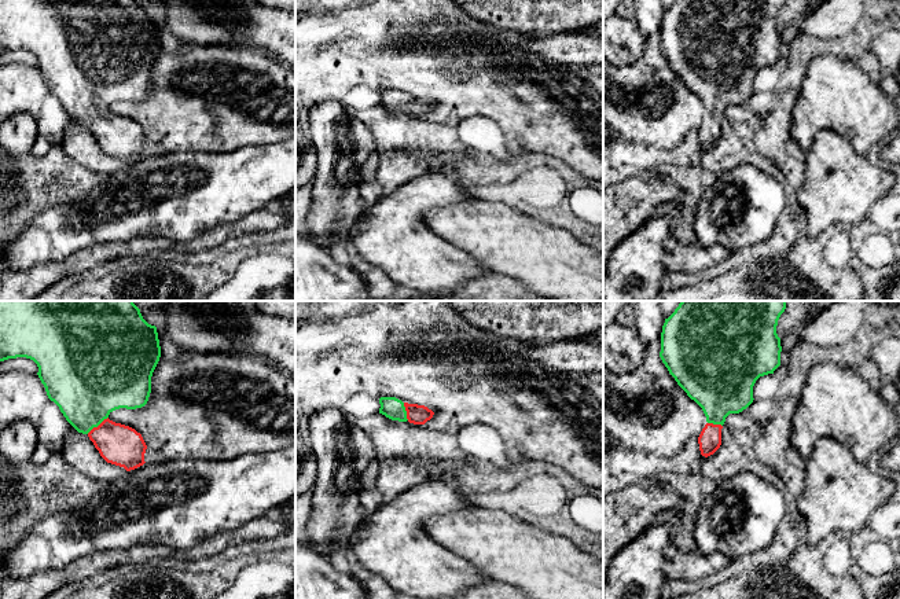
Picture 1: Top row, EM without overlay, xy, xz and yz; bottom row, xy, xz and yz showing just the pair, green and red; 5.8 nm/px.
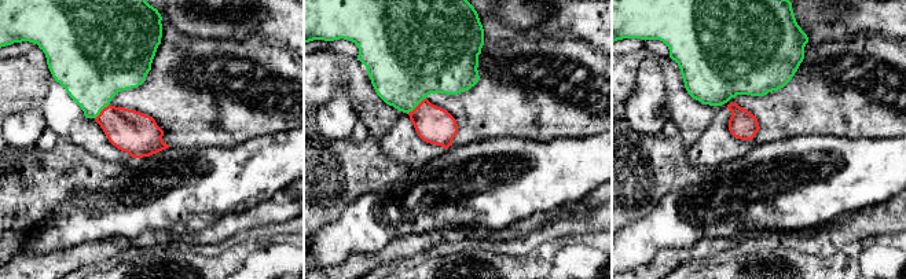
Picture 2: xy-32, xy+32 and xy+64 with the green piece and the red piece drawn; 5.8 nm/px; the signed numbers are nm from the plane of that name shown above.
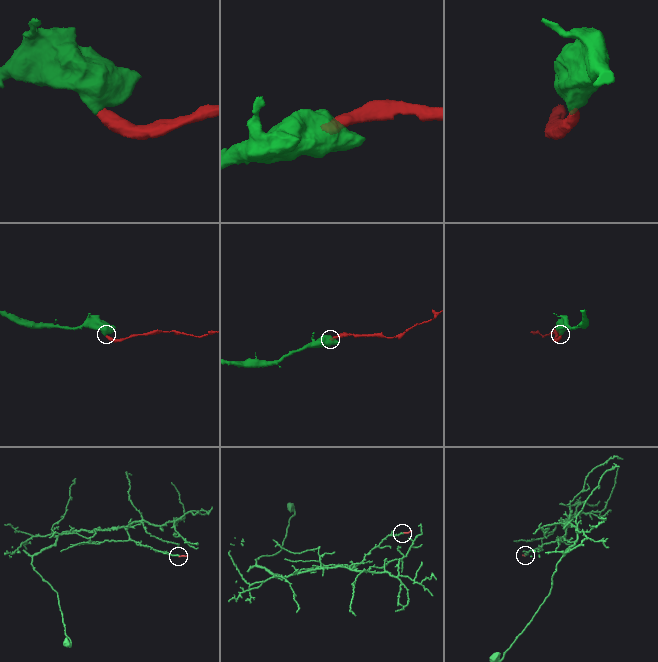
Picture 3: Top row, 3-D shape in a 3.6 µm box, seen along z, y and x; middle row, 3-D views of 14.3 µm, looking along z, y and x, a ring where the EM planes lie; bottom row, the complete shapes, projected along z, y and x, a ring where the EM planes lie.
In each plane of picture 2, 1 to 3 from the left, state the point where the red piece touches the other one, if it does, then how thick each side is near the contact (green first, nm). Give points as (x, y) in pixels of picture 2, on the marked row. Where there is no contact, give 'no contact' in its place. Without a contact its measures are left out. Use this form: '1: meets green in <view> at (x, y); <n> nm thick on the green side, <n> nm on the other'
1: meets green in xy-32 at (101, 110); 400 nm thick on the green side, 260 nm on the other
2: meets green in xy+32 at (415, 106); 440 nm thick on the green side, 220 nm on the other
3: no contact

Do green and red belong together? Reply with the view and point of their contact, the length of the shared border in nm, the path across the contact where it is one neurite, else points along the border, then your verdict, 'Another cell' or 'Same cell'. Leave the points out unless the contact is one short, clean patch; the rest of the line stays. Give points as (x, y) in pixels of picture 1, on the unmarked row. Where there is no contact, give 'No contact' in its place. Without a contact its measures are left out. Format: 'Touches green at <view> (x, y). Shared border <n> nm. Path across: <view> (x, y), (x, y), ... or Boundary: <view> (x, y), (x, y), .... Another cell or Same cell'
Touches green at xy (96, 118). Shared border 160 nm. Path across: xy (87, 77), (87, 103), (96, 118), (118, 136). Same cell

